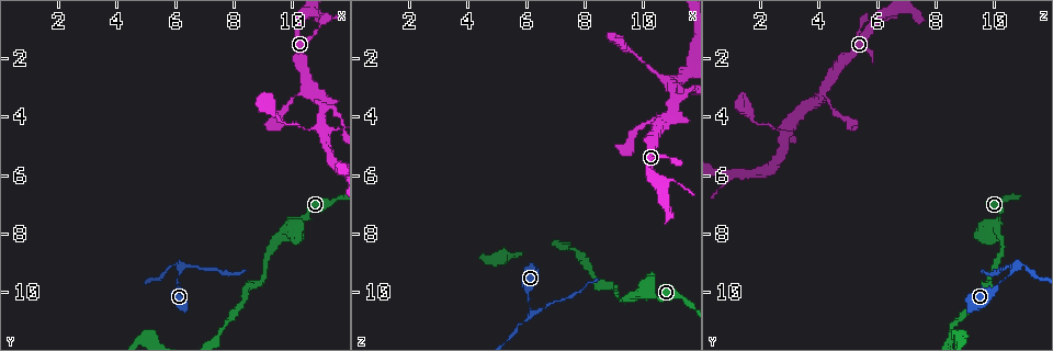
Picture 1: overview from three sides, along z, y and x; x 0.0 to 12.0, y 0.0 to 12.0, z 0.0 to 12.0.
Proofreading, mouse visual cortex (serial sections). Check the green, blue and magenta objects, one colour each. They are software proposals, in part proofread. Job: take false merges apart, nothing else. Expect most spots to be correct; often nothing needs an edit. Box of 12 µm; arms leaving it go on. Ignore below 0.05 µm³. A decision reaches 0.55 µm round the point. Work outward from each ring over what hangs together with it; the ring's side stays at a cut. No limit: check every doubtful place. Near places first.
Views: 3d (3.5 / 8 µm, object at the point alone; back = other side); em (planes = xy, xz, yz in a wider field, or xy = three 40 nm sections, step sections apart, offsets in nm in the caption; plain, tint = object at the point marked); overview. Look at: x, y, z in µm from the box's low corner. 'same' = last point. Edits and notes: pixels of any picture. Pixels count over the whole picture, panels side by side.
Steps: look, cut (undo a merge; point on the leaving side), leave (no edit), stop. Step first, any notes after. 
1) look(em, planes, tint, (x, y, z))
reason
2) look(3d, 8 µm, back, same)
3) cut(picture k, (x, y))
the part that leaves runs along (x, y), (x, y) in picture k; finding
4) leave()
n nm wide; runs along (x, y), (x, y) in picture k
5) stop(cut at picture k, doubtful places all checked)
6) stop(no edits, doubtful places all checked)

look(3d, 8 µm, back, (6.2, 9.2, 10.6))
calibre changes

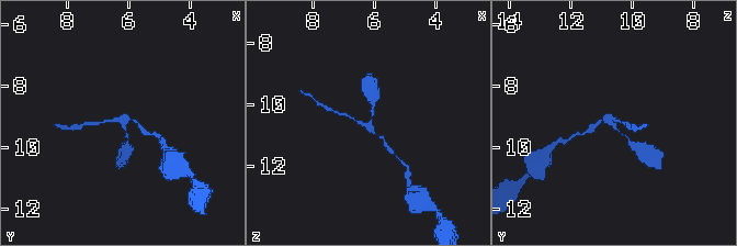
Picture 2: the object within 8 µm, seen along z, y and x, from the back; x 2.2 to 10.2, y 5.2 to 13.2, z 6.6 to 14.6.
look(3d, 3.5 µm, (6.2, 9.2, 10.7))
zoom in

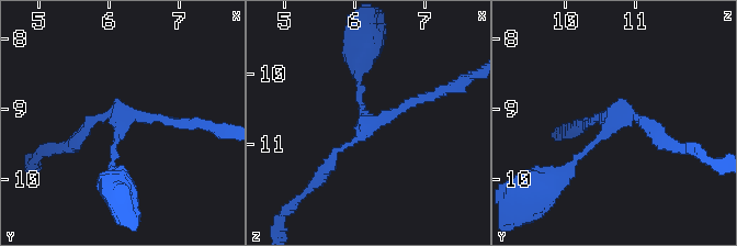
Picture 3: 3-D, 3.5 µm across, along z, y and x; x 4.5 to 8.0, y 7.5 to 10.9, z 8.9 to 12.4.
look(em, xy, step 2, tint, (6.20, 9.20, 10.70))
shape alone is not enough

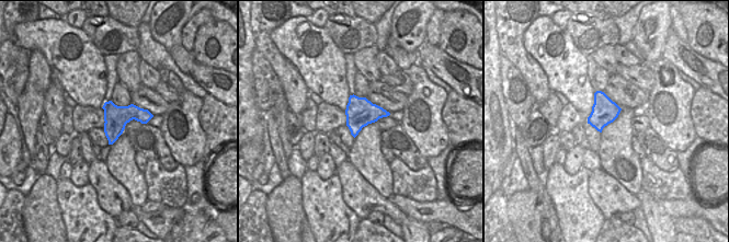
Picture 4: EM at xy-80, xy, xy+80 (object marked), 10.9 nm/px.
leave()
runs along (113, 176), (113, 145), (127, 115), (184, 122) in picture 3; continuous, no second cell

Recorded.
look(em, xy, step 1, tint, (10.0, 7.8, 10.1))
a fork

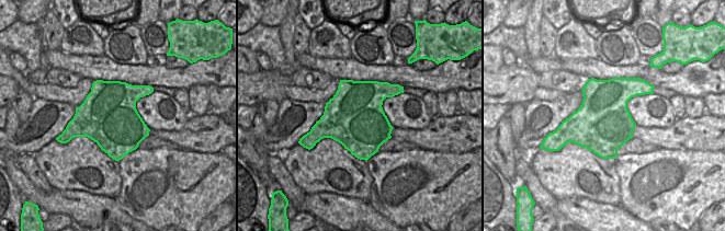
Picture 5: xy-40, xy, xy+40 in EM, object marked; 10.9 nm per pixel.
look(3d, 3.5 µm, same)

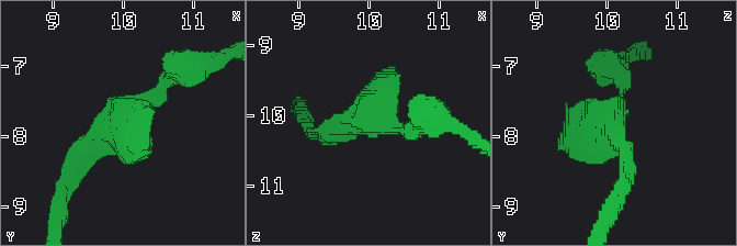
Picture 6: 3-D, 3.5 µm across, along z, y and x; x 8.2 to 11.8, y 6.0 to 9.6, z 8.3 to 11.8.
leave()
runs along (173, 71), (76, 166) in picture 6; continuous, no second cell

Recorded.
look(3d, 3.5 µm, (11.0, 4.4, 3.0))
four-way junction

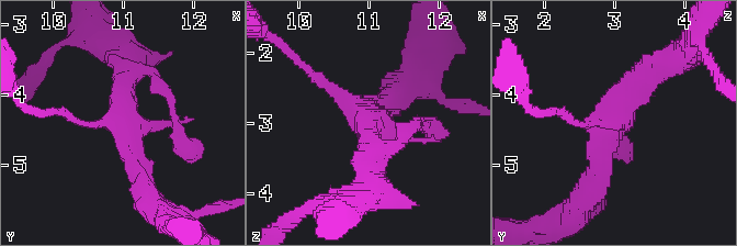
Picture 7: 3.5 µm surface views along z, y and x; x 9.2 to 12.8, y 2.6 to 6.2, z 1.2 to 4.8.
look(em, xy, step 3, tint, (11.00, 4.40, 2.95))
4 arms; arms of 100, 150, 300, 350 nm; now the EM

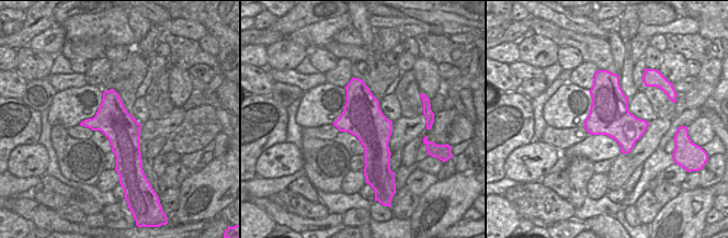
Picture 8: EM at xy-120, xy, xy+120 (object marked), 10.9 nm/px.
leave()
runs along (660, 68), (618, 109), (592, 189) in picture 7; one cell here

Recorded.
stop(no edits, doubtful places all checked)

